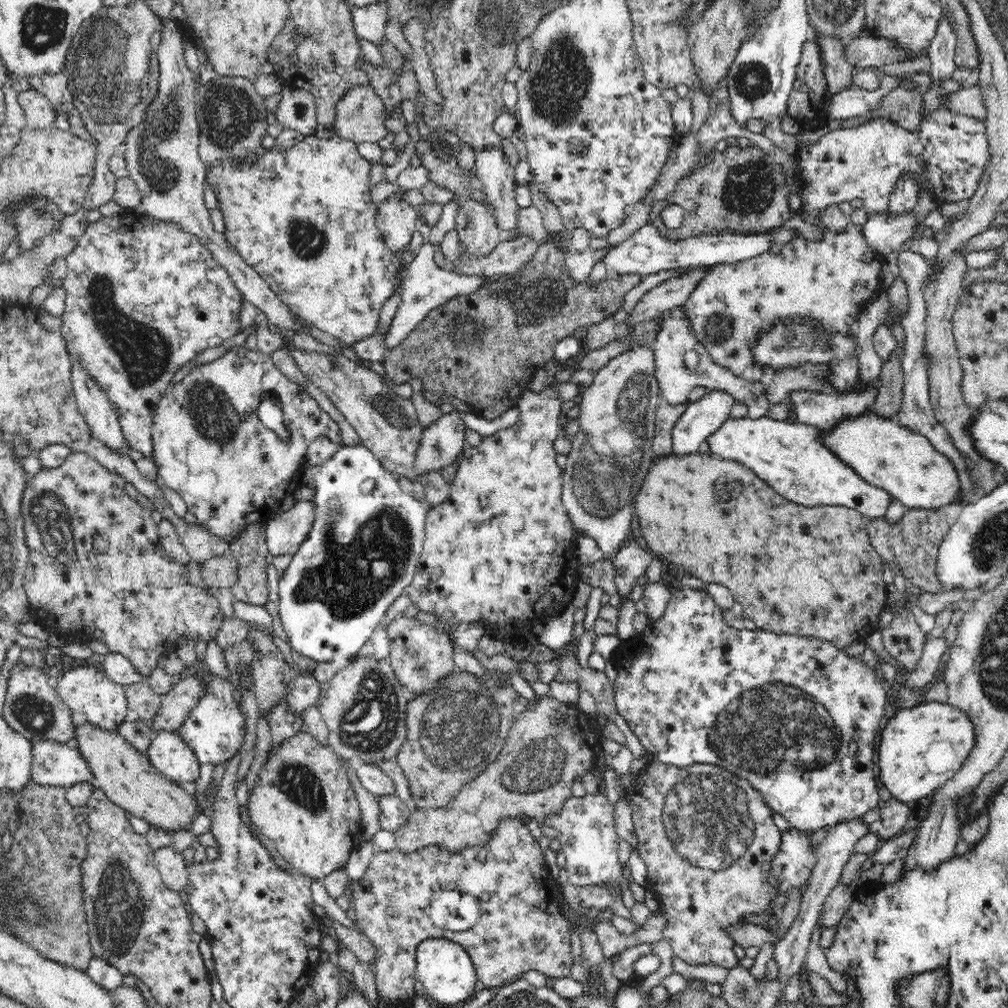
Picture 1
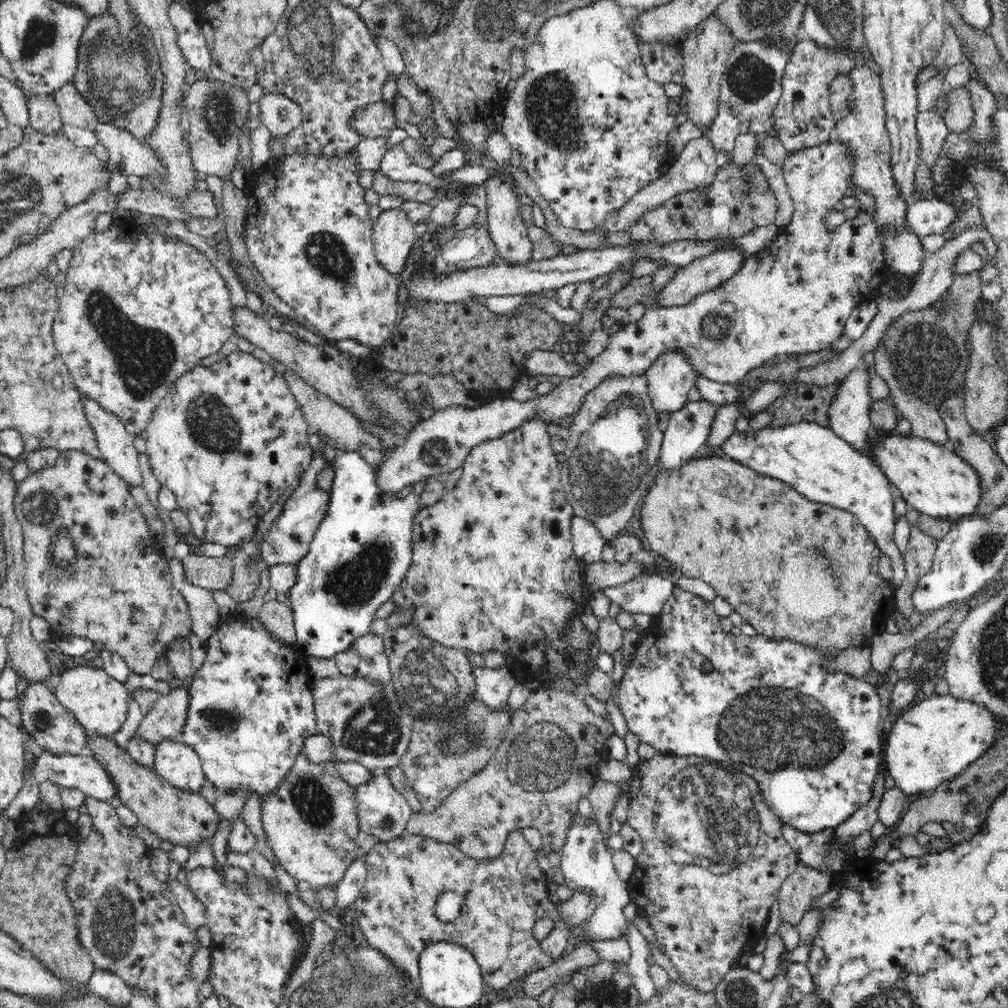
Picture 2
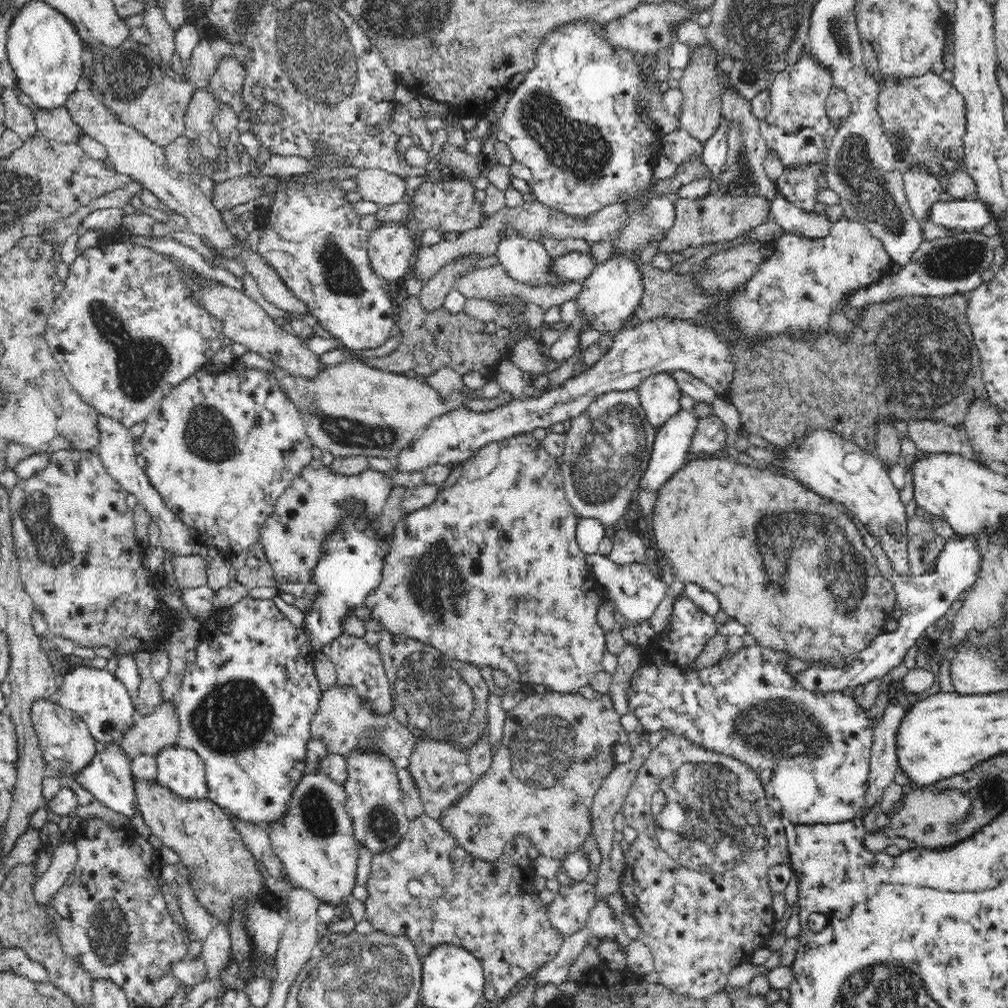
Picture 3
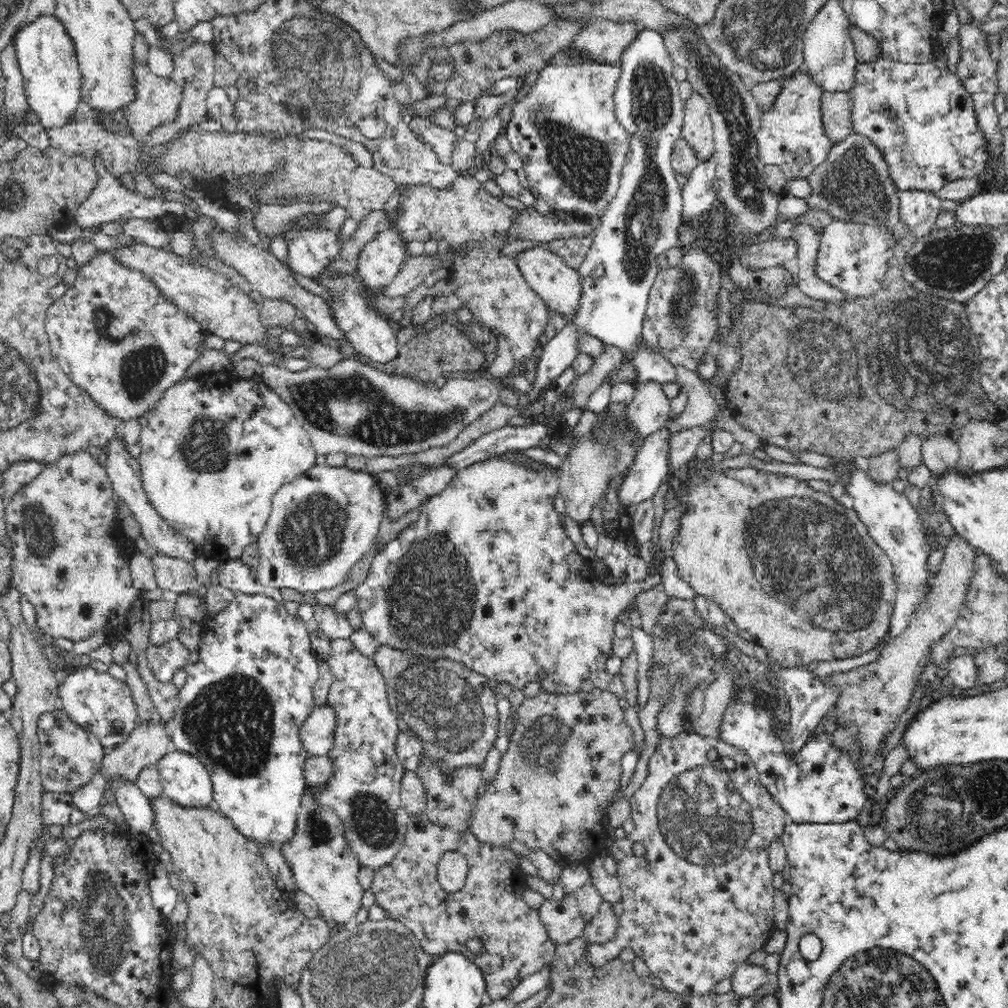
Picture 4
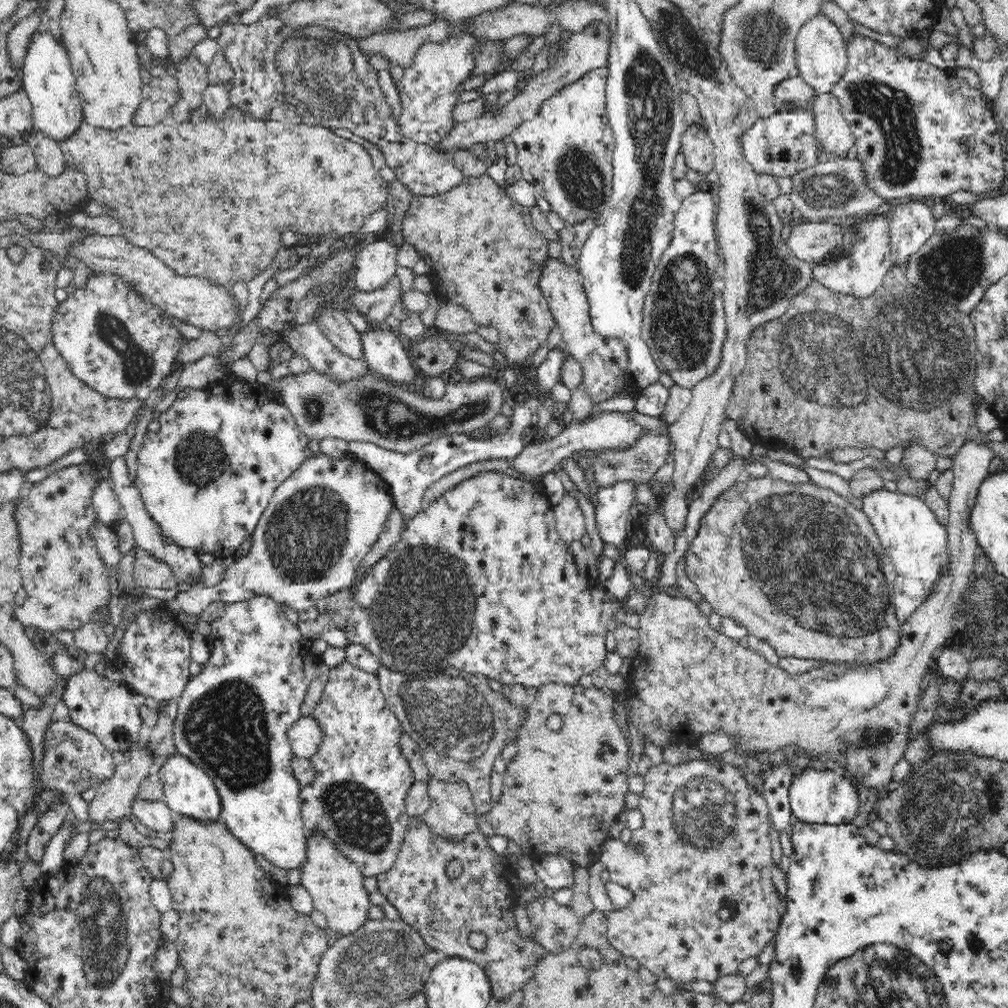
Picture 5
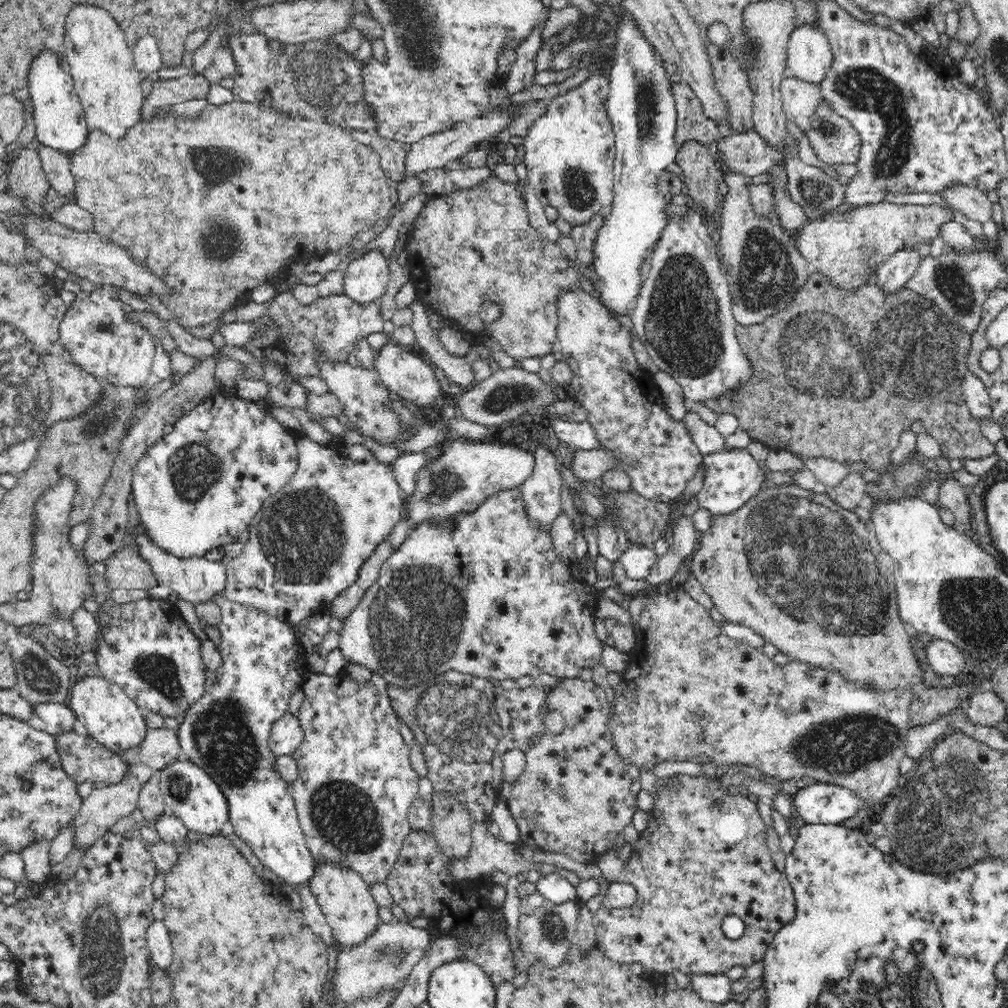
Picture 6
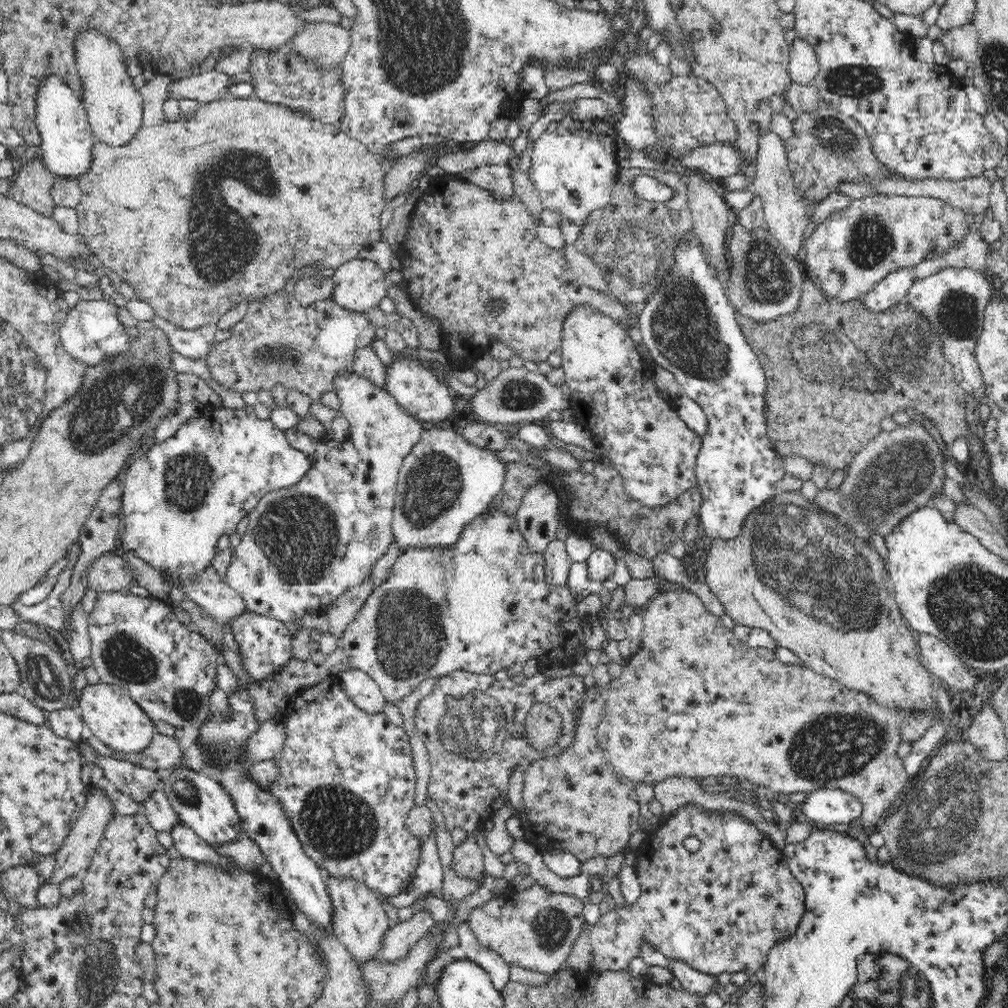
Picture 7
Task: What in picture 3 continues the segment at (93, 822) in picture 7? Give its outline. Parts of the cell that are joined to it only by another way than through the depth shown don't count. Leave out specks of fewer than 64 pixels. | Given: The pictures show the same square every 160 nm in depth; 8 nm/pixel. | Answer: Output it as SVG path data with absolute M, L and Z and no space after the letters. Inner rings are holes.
M162 702L147 715L138 715L133 727L115 744L130 762L136 756L156 758L167 747L176 746L178 719L175 708Z

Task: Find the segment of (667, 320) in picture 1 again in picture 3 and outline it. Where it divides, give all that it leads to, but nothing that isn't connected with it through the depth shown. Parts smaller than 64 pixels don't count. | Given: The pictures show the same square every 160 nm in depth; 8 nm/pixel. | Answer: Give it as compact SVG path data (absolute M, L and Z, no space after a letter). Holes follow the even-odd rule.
M668 373L646 377L635 389L649 428L658 430L681 410L679 400L682 394Z

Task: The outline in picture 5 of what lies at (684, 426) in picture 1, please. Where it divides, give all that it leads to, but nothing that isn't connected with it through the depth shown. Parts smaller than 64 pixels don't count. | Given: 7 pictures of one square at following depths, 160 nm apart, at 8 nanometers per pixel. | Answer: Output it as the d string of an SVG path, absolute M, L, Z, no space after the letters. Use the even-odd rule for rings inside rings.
M620 481L593 491L596 527L602 542L612 548L620 548L626 540L626 517L635 498L632 484L632 481Z

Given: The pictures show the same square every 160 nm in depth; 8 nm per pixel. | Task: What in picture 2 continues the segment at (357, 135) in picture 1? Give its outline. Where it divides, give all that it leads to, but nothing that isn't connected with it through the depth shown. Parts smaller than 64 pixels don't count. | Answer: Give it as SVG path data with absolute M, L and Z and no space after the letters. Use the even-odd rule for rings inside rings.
M377 102L367 106L357 116L356 129L366 137L389 136L398 122L391 103Z

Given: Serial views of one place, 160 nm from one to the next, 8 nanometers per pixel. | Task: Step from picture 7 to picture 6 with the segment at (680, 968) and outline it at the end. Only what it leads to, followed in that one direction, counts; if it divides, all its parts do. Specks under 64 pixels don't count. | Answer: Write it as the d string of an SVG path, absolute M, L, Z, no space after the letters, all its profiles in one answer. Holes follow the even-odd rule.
M688 974L688 982L702 1000L721 1004L731 1000L731 981L725 974Z

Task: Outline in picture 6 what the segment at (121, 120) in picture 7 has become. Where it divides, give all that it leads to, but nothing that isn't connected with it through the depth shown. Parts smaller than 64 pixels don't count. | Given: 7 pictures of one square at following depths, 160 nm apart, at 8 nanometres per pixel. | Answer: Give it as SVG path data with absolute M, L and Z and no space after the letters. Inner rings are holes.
M76 5L67 16L65 47L67 71L73 76L89 131L98 130L112 140L126 138L128 130L142 121L146 100L131 48L116 21L98 7Z

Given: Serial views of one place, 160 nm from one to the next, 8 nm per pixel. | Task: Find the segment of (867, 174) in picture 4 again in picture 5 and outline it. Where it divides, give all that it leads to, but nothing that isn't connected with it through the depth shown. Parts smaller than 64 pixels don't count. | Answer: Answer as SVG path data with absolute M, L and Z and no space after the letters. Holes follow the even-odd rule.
M831 159L827 163L795 171L788 178L793 184L790 200L796 212L800 212L801 218L807 222L846 218L864 219L869 213L874 215L876 208L884 203L882 198L864 185L861 163L858 161Z

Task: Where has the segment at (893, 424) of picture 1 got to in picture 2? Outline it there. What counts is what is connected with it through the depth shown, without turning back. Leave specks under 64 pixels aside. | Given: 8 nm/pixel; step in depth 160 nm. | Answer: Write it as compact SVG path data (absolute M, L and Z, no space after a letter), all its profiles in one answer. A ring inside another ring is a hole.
M900 437L878 439L877 463L898 487L912 508L928 516L948 518L954 524L960 519L976 516L984 487L978 471L956 454L951 447L940 446L928 440Z

